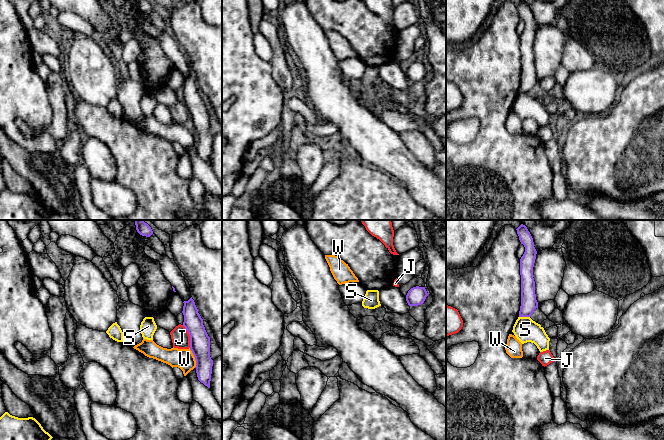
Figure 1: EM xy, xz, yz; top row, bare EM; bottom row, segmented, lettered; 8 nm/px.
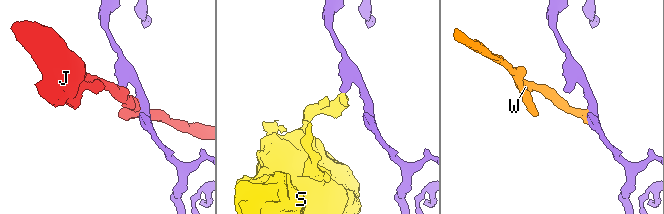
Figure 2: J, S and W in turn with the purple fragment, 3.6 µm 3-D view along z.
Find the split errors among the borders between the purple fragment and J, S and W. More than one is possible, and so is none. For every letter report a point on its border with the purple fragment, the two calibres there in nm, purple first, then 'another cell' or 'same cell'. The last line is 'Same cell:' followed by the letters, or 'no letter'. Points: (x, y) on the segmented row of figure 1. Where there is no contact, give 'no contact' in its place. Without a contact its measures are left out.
J: contact xy (190, 336); calibres 160 and 150 nm; another cell
S: contact yz (524, 316); calibres 130 and 190 nm; another cell
W: contact xy (195, 358); calibres 160 and 160 nm; another cell
Same cell: no letter

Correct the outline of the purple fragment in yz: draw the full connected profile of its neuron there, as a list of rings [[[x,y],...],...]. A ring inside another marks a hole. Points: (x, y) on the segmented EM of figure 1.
[[[521,224],[516,230],[521,244],[525,247],[525,252],[520,259],[521,306],[519,317],[530,317],[534,310],[538,308],[533,278],[533,267],[537,251],[527,227]]]

